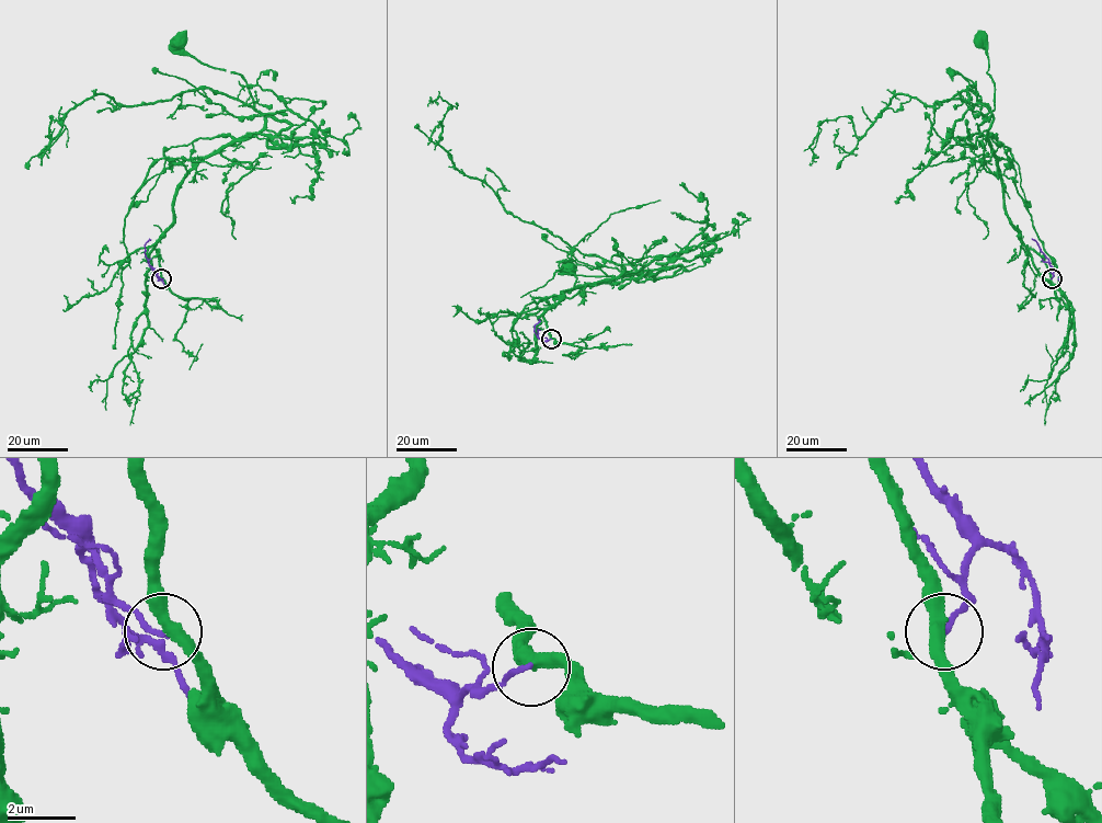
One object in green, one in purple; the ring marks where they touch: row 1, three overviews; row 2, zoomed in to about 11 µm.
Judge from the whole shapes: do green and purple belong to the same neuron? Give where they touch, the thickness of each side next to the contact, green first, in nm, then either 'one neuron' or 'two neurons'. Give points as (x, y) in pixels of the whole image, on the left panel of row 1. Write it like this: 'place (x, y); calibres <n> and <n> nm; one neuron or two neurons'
place (161, 278); calibres 360 and 140 nm; two neurons

